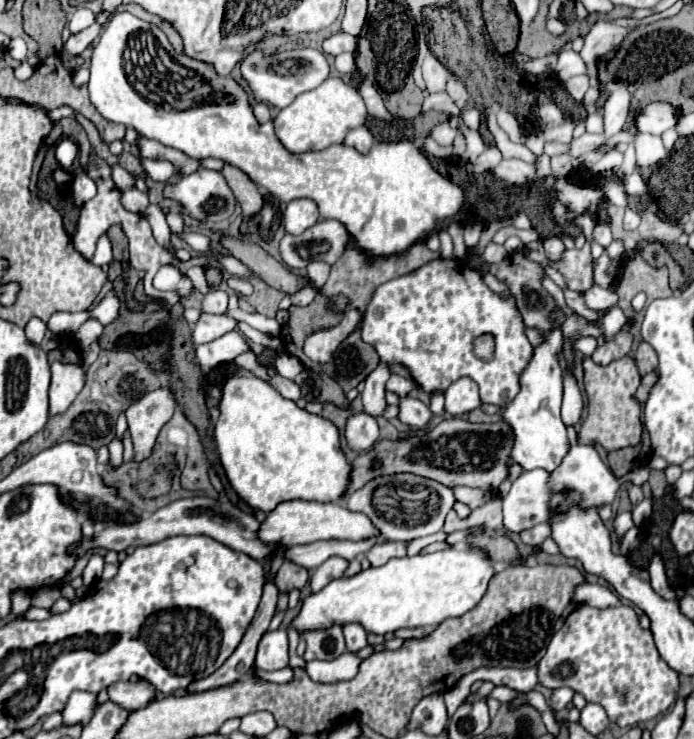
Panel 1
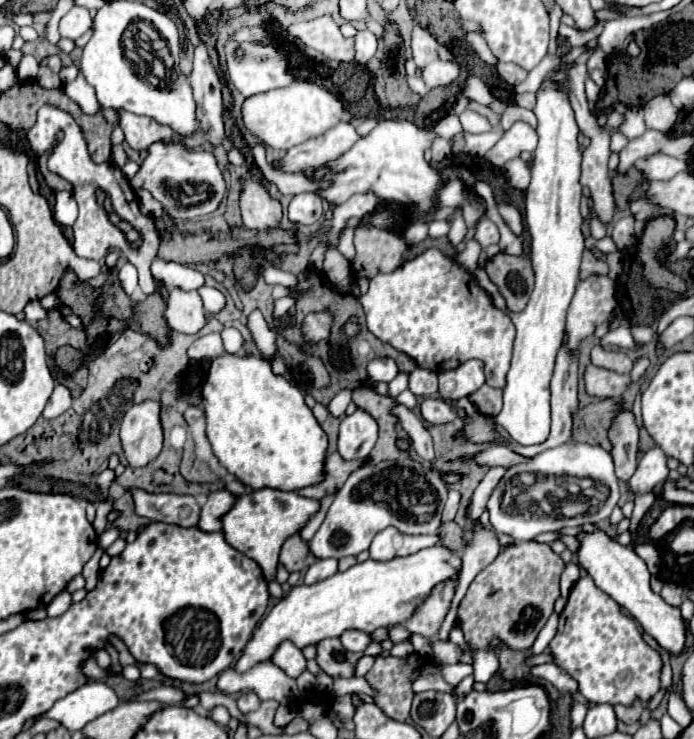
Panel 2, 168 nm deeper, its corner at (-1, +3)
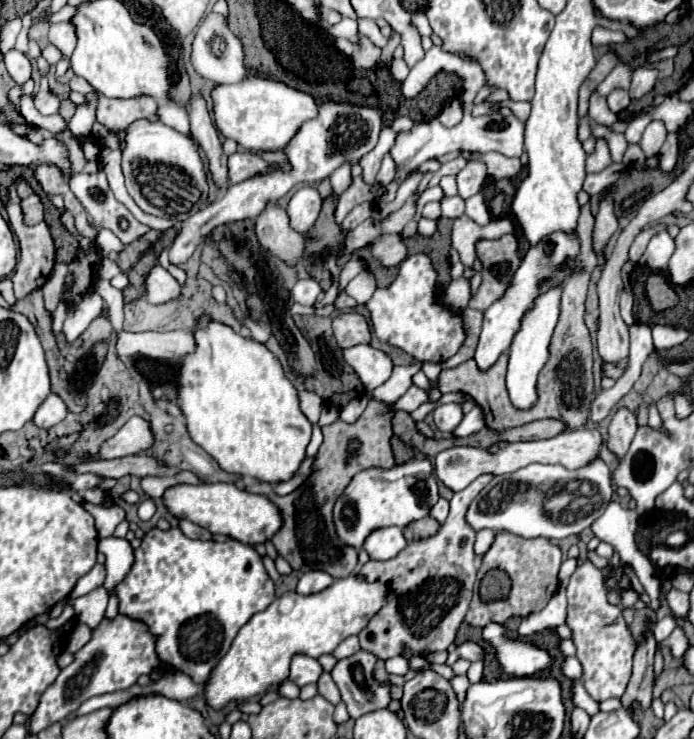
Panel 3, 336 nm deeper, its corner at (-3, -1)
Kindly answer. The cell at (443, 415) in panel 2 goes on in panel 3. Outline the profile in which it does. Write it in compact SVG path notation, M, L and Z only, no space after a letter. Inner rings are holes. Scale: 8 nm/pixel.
M451 402L451 404L443 404L439 406L435 412L433 412L433 420L435 420L435 426L441 430L441 432L453 432L459 422L461 422L461 404L459 402Z

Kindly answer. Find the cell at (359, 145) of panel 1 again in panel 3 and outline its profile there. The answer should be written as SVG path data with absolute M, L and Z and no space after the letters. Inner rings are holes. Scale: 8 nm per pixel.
M235 152L229 156L229 178L233 184L255 176L255 172L263 172L263 168L267 168L267 162L253 152Z

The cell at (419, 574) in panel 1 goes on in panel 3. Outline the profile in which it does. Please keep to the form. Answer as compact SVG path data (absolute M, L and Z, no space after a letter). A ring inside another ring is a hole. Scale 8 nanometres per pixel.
M361 576L335 580L323 592L309 596L297 592L279 596L265 610L251 616L235 636L229 652L211 670L203 684L207 704L213 710L221 710L229 702L245 702L265 694L269 688L277 688L289 678L289 662L295 654L307 654L311 658L331 654L339 642L363 630L363 624L367 624L367 620L371 620L371 616L383 606L385 596L387 584L381 580L367 582Z

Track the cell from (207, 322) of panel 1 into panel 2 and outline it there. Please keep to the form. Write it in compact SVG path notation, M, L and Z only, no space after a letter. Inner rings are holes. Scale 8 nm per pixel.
M167 292L167 324L179 334L197 334L207 324L207 310L199 292Z

